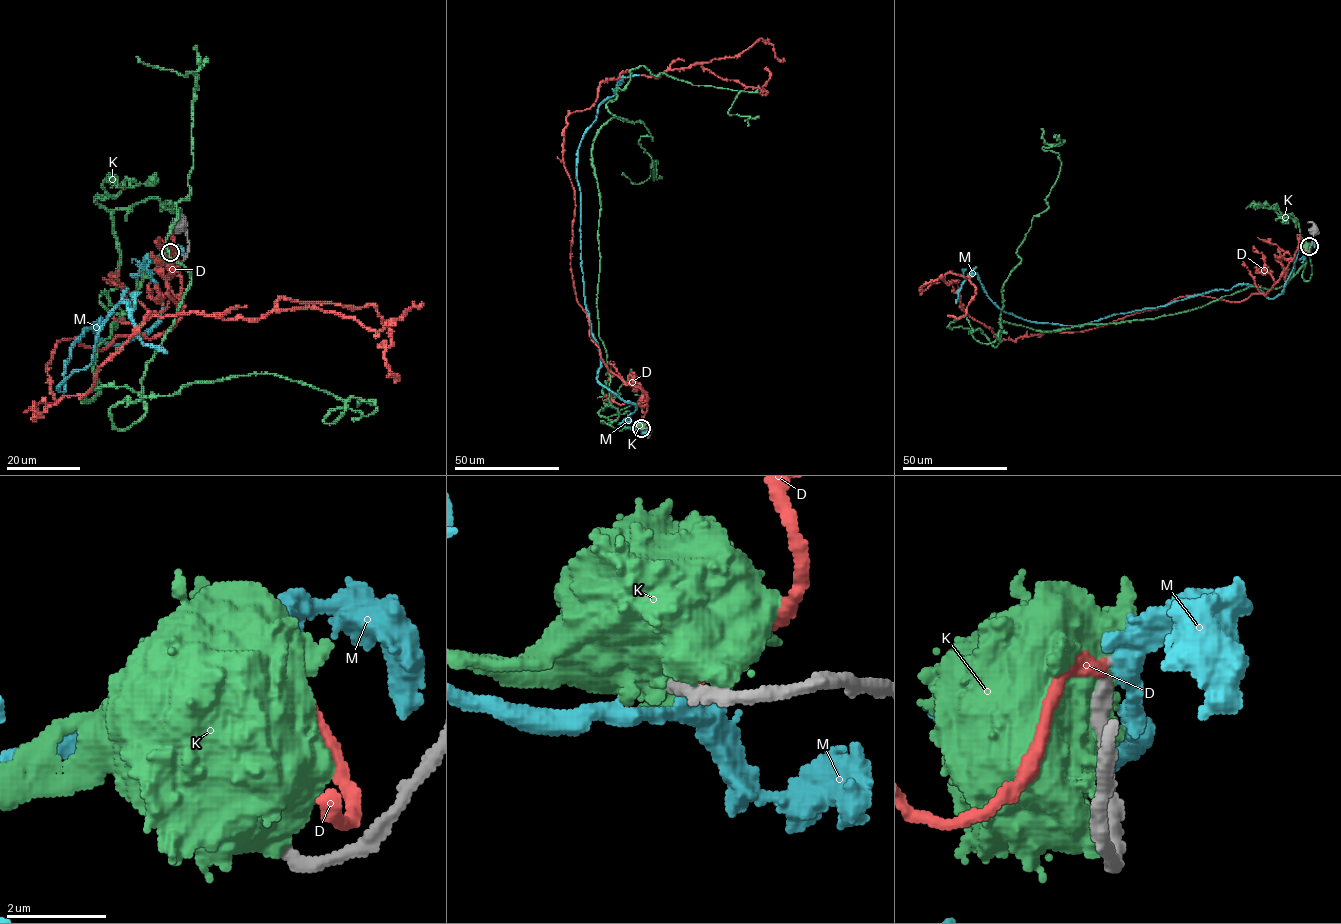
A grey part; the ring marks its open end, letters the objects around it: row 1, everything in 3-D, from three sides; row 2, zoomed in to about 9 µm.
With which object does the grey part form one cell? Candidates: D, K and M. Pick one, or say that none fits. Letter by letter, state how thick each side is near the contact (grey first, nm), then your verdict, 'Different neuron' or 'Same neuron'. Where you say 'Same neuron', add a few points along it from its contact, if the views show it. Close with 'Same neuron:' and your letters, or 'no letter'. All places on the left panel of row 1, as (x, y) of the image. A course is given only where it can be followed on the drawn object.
D: Thickness 300 nm (grey) against 280 nm. Same neuron. Its course: (171, 252), (181, 316), (61, 340), (35, 418), (149, 317), (281, 298), (373, 305), (390, 374)
K: Thickness 440 nm (grey) against 1150 nm. Different neuron
M: Thickness 300 nm (grey) against 320 nm. Different neuron
Same neuron: D

